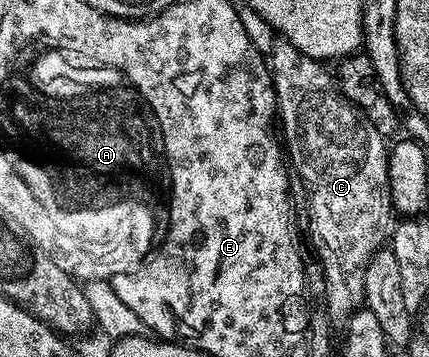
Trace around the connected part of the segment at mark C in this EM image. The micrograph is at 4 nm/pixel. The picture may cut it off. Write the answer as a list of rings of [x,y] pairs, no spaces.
[[[278,38],[275,39],[274,49],[268,52],[268,63],[274,77],[274,92],[278,96],[277,119],[280,121],[280,128],[286,131],[284,144],[288,149],[288,160],[292,165],[293,171],[302,179],[302,185],[306,188],[308,205],[310,204],[310,228],[314,231],[314,248],[318,251],[318,256],[322,259],[322,276],[326,279],[326,308],[330,311],[330,316],[339,322],[345,322],[354,315],[355,311],[363,307],[366,295],[364,294],[364,269],[376,254],[379,248],[387,243],[388,233],[392,228],[392,205],[390,203],[390,183],[388,182],[388,144],[384,137],[378,133],[376,126],[372,126],[370,117],[365,115],[362,109],[356,107],[349,98],[345,96],[342,89],[338,86],[338,81],[332,75],[329,67],[323,66],[319,61],[313,60],[308,54],[304,54],[292,42]]]

